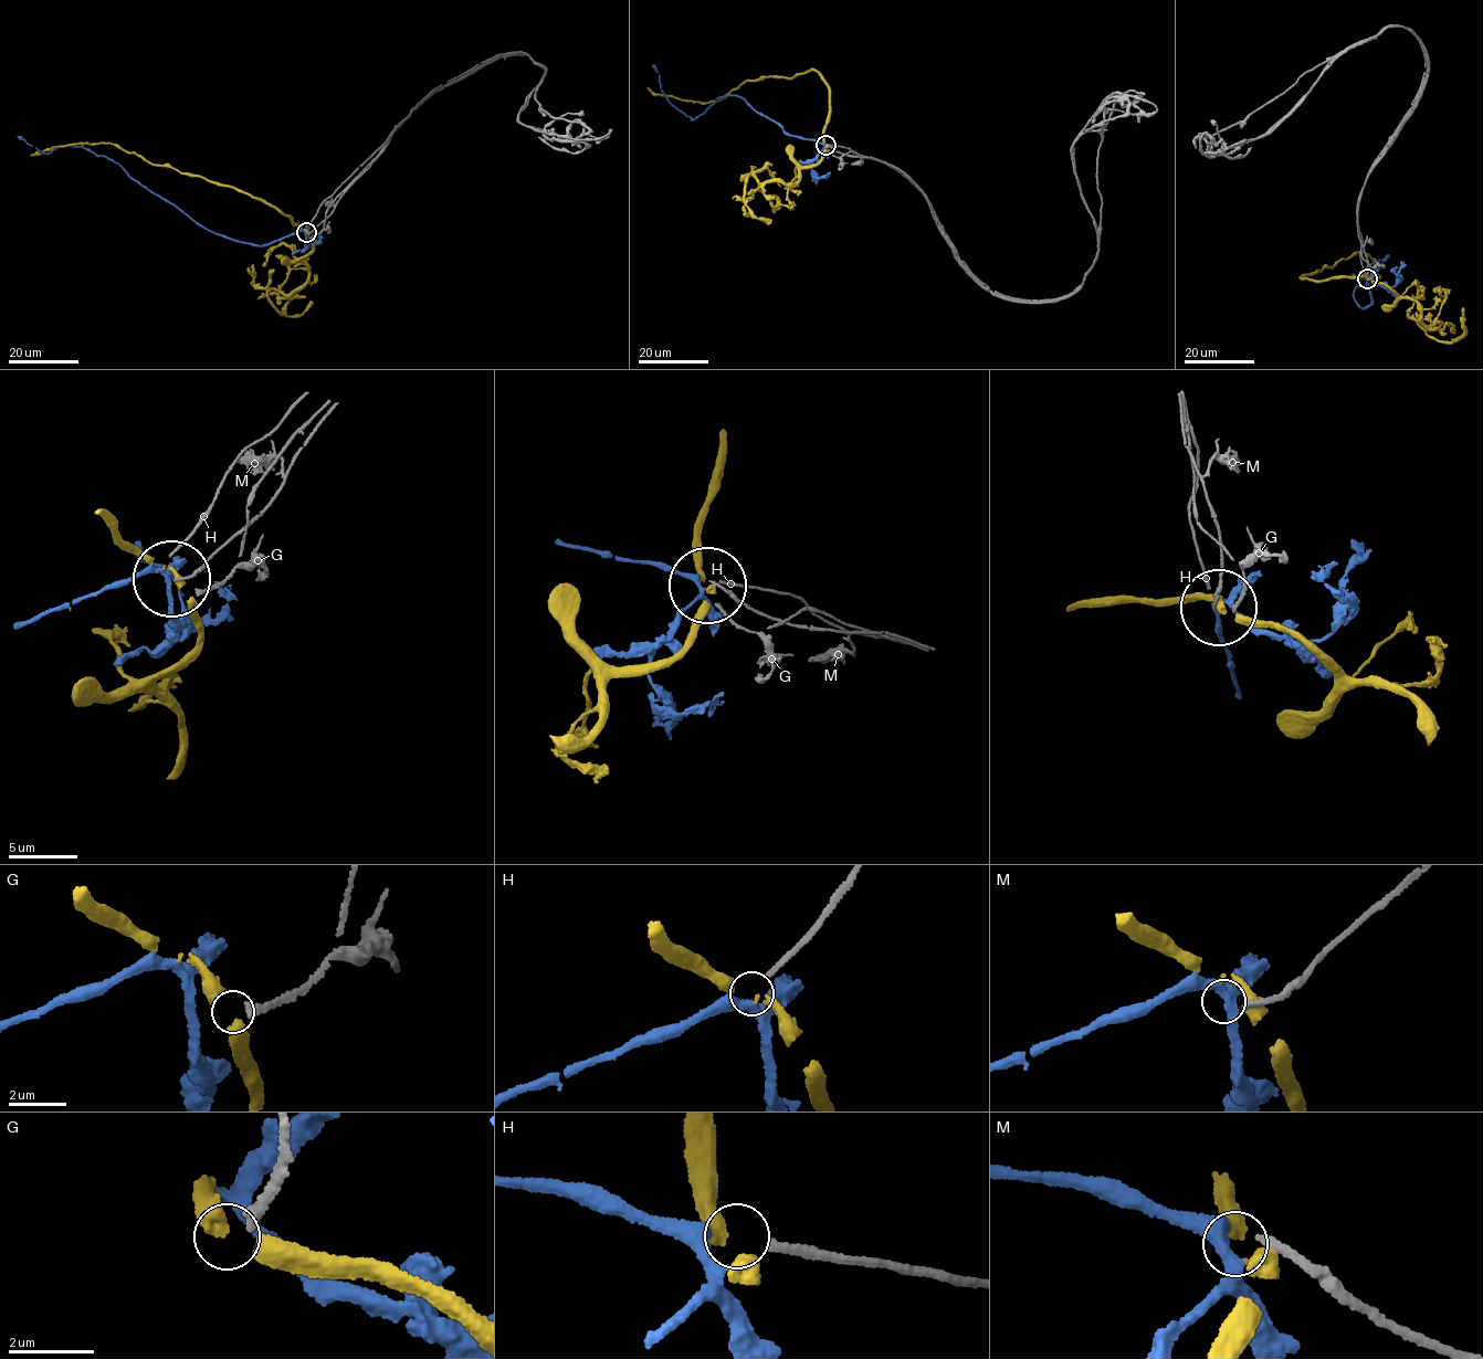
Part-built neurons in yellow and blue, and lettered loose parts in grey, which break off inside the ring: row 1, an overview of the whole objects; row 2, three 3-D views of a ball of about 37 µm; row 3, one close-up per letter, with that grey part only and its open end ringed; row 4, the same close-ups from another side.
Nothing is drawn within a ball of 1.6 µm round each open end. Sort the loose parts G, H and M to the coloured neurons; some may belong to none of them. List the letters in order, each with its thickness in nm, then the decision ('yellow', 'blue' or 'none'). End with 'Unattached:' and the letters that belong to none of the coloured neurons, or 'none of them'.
G: 260 nm thick; none
H: 190 nm thick; blue
M: 200 nm thick; none
Unattached: G, M

